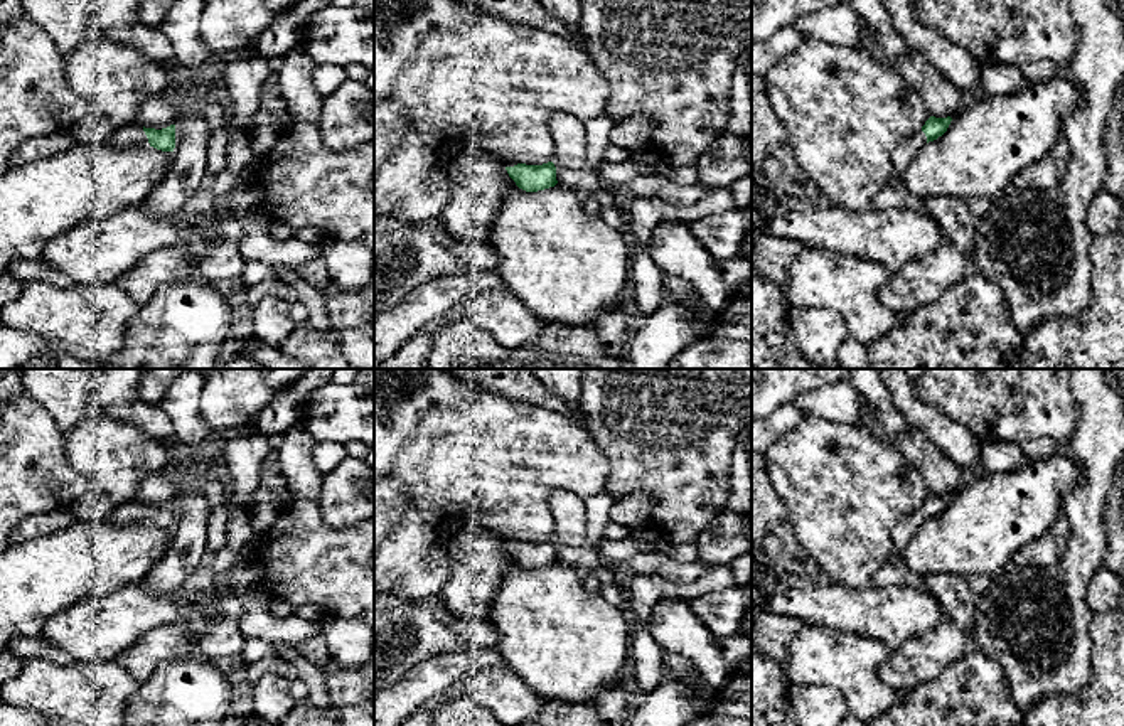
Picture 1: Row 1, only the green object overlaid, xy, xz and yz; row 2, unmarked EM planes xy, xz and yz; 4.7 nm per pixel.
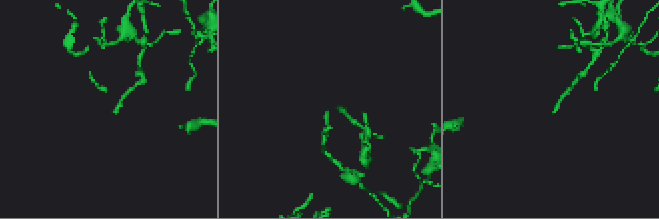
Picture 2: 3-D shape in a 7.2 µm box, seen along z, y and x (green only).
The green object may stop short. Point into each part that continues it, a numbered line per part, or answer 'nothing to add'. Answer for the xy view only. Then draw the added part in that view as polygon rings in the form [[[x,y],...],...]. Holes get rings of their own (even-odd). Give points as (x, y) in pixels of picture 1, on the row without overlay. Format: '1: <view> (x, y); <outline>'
1: xy (132, 512); [[[130,500],[111,512],[106,522],[128,526],[128,524],[150,524],[148,515],[142,504]]]

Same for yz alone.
1: yz (904, 529); [[[920,507],[895,524],[891,531],[893,544],[891,544],[890,561],[900,561],[903,549],[907,547],[907,544],[923,522],[927,522],[927,514]]]

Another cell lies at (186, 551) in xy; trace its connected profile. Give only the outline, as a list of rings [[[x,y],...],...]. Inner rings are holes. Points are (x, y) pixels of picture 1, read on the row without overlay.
[[[184,490],[175,499],[175,526],[163,558],[142,579],[155,595],[170,596],[206,559],[209,541],[209,500],[197,490]]]

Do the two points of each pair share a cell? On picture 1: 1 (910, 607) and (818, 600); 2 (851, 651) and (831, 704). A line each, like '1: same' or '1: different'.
1: same
2: different

